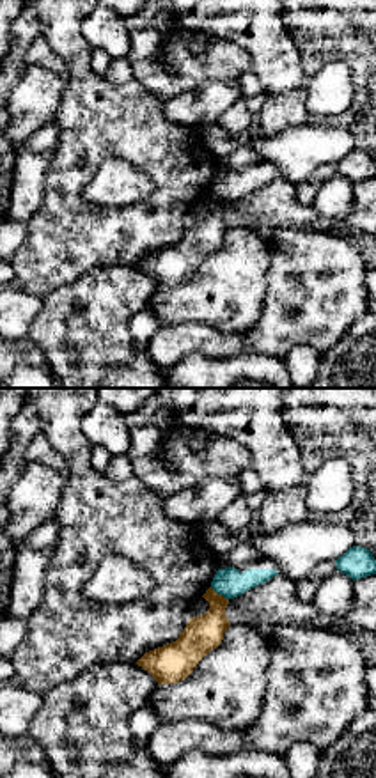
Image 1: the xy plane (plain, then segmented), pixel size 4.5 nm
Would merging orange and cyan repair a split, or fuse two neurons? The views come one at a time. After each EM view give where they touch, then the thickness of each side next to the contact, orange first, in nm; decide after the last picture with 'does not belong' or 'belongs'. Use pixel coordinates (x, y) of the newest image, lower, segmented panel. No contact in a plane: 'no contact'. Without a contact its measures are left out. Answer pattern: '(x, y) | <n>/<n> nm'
(219, 594) | 160/140 nm

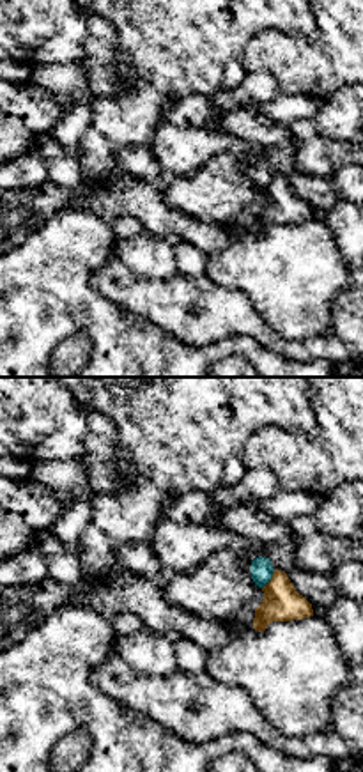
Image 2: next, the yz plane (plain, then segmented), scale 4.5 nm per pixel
(271, 579) | 170/100 nm

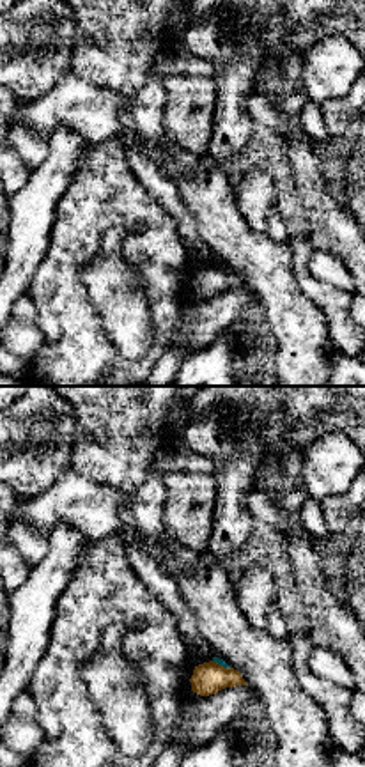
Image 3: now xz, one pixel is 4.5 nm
(222, 666) | 140/30 nm

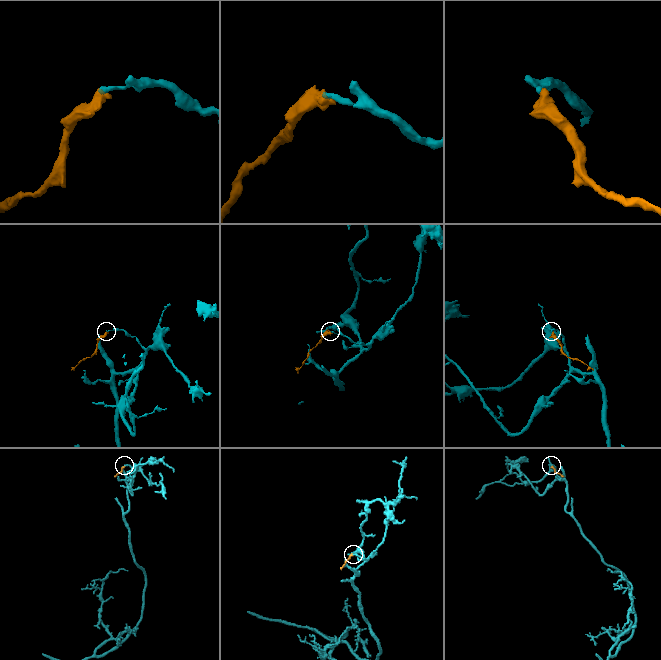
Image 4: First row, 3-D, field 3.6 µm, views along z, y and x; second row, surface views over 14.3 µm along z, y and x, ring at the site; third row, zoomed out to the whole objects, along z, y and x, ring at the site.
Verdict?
does not belong

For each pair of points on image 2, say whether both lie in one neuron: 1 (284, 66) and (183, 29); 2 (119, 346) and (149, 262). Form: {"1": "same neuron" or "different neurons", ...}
{"1": "different neurons", "2": "different neurons"}

